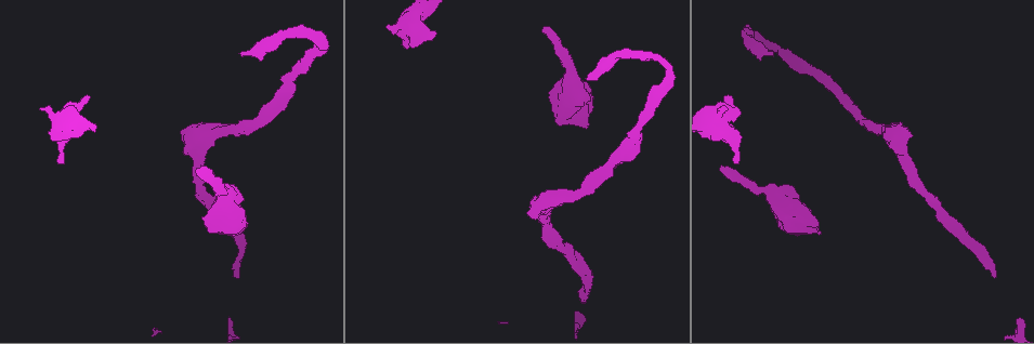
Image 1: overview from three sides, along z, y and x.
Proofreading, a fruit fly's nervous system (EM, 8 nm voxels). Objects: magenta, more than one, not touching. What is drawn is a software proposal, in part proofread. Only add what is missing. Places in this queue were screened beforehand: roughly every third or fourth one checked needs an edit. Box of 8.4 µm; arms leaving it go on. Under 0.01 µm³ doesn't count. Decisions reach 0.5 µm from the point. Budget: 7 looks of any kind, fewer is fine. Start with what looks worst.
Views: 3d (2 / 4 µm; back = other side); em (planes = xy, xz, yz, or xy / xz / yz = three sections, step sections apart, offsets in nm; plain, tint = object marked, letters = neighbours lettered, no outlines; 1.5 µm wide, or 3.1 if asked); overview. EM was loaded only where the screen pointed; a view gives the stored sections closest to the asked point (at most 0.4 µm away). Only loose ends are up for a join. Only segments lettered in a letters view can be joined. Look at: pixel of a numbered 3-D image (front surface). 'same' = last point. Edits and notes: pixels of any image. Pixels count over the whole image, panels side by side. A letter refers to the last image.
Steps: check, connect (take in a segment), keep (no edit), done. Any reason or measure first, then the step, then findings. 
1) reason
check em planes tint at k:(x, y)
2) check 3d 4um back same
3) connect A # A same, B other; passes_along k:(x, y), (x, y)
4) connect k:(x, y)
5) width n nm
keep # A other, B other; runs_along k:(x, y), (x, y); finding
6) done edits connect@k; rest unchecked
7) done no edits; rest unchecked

an open end
check 3d 4um at 1:(772, 55)

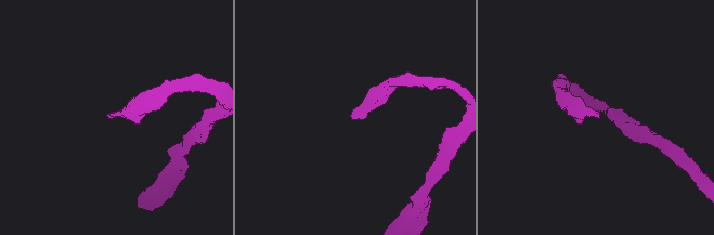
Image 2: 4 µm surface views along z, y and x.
now the EM
check em planes plain at 2:(595, 113)

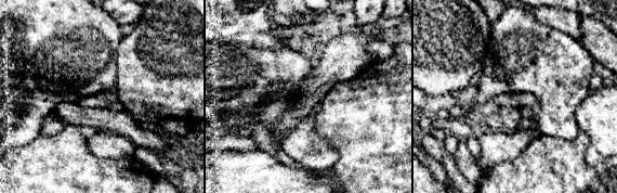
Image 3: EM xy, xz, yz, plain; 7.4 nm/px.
see the neighbours
check em planes letters same

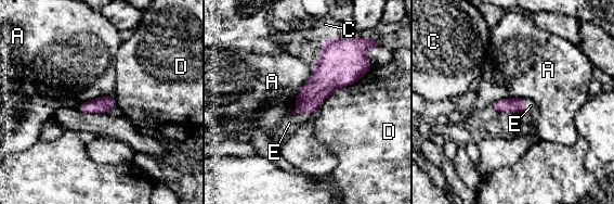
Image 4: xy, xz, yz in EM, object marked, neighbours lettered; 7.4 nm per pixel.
connect E # A other, C other, D other, E same; passes_along 4:(322, 84), (301, 110), (289, 123); the cell continues

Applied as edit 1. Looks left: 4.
an open end
check em xz step 8 tint at 1:(720, 168)

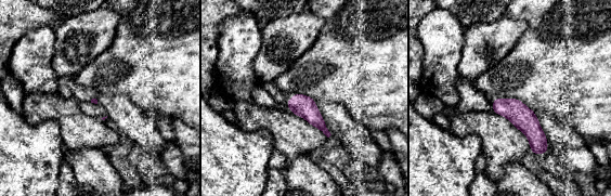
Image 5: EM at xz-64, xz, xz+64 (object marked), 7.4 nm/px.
cut it another way
check em planes letters same

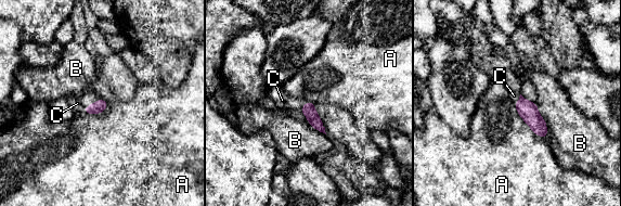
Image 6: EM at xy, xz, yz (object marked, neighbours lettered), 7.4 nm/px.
longest_contact A 360 nm
connect C # A other, B other, C same; it goes on there

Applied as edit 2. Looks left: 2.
done edits connect@4, connect@6; rest unchecked

